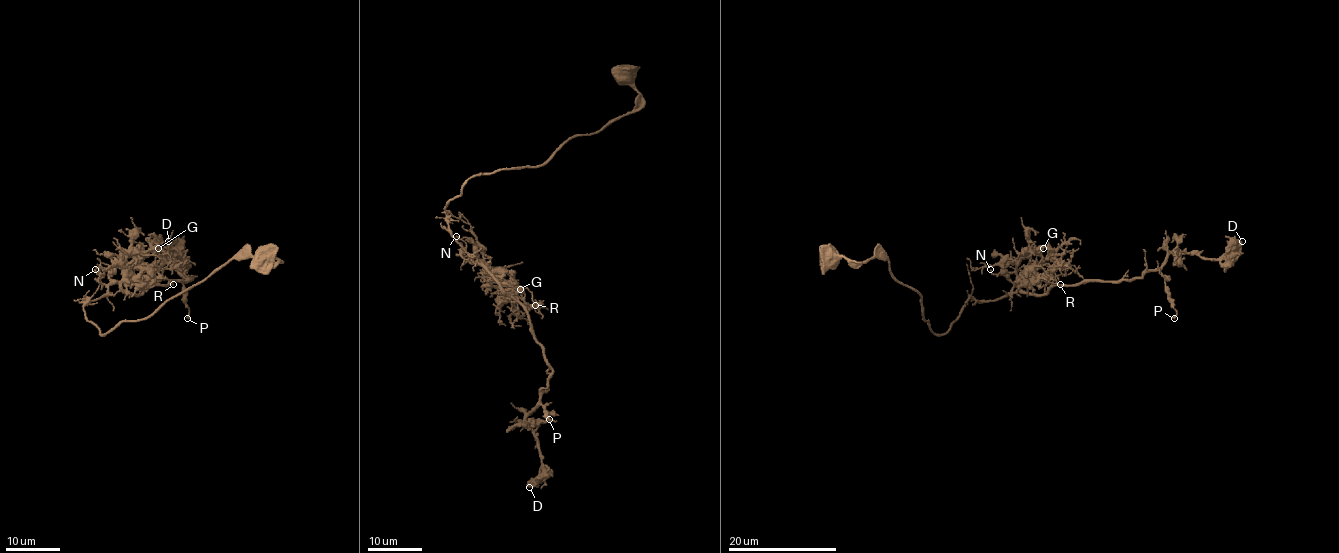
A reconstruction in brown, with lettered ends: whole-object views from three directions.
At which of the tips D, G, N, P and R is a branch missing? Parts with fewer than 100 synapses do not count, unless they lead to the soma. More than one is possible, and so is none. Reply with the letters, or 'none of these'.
none of these

